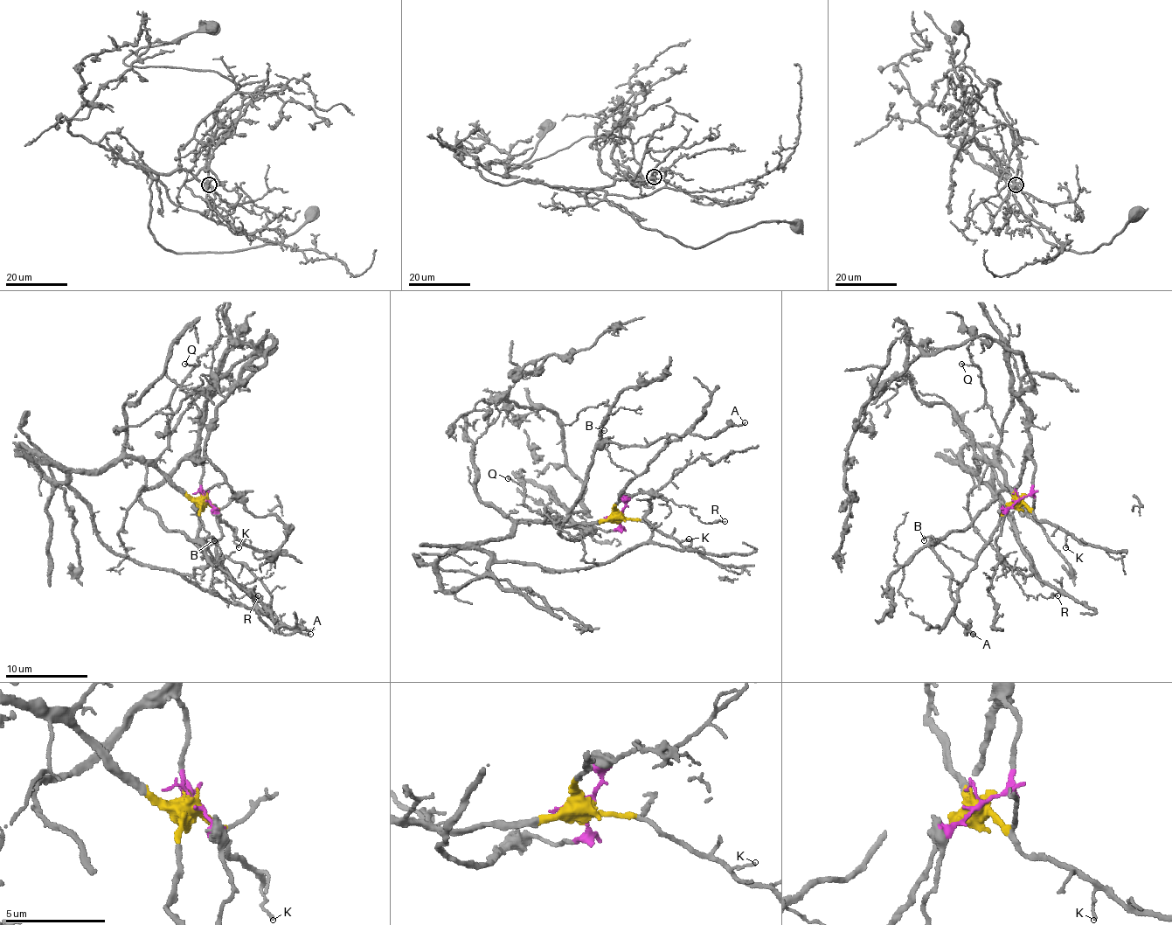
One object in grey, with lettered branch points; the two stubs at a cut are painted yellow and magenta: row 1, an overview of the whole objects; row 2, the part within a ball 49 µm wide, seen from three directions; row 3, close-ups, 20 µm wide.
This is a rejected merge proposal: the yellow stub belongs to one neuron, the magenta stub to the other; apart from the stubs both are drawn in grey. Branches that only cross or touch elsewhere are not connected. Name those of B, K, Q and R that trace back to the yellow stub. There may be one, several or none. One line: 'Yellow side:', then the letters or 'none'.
Yellow side: K, Q

